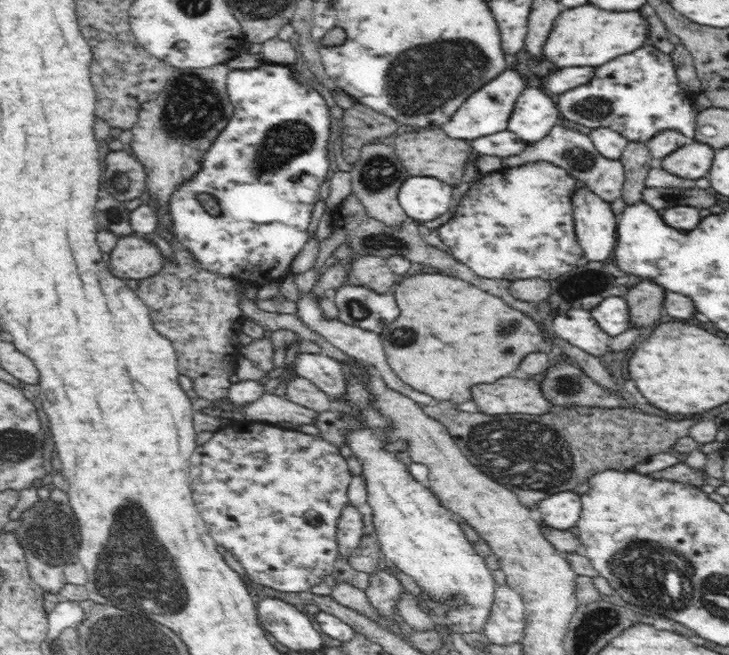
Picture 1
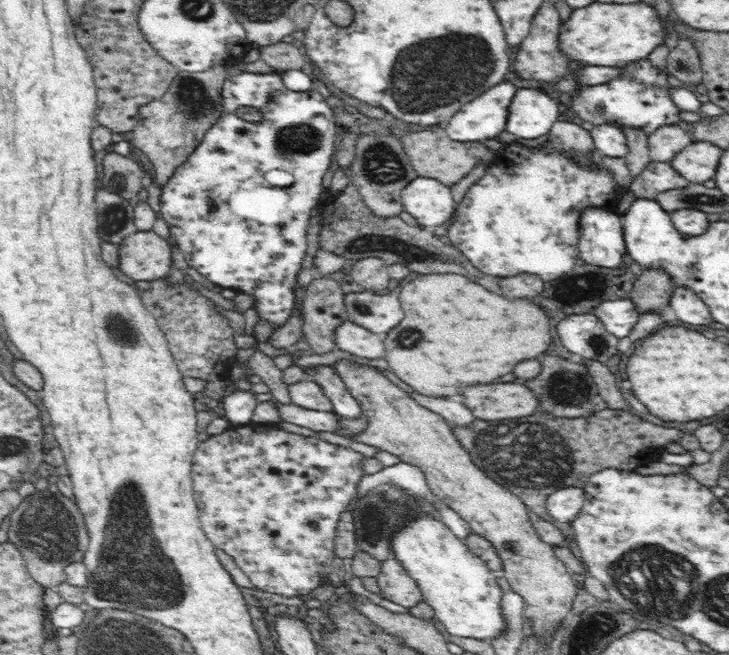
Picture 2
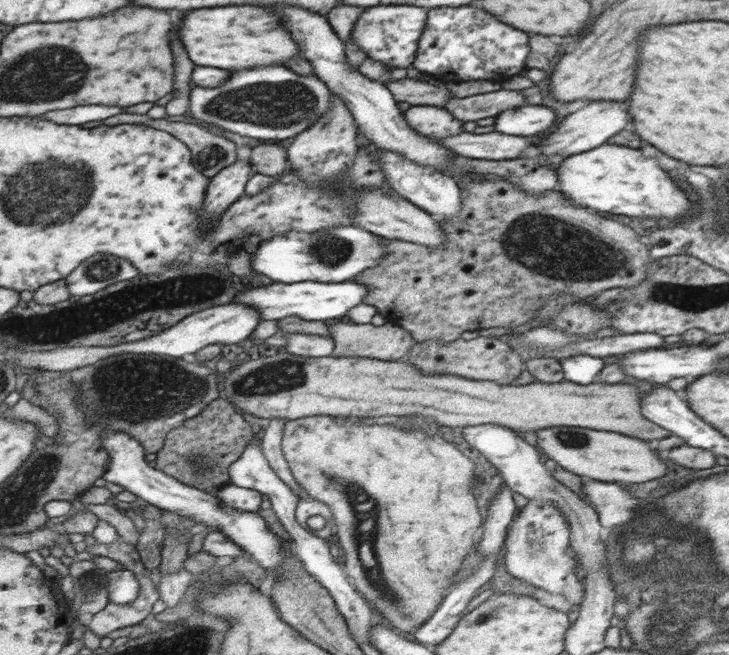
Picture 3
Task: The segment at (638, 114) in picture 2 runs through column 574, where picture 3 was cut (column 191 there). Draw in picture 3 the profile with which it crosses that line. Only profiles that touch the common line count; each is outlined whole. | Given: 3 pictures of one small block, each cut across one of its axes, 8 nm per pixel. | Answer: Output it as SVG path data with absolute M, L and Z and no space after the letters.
M260 66L252 70L230 72L228 80L220 88L194 88L190 94L190 112L194 118L236 132L240 136L262 138L262 140L284 140L294 138L302 130L310 128L326 110L331 108L331 91L317 76L294 73L284 66Z

